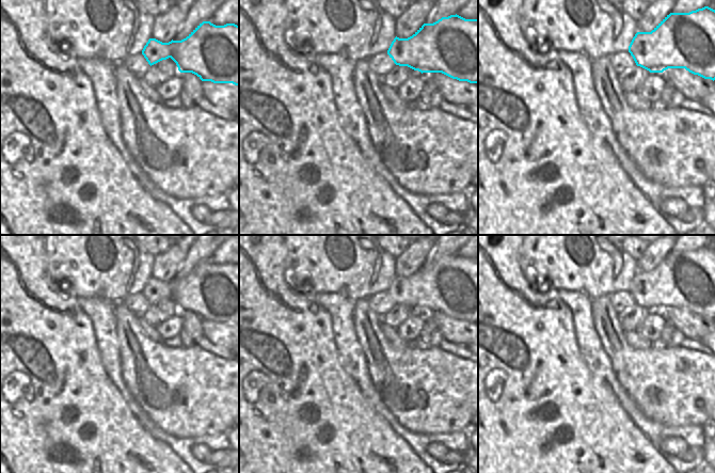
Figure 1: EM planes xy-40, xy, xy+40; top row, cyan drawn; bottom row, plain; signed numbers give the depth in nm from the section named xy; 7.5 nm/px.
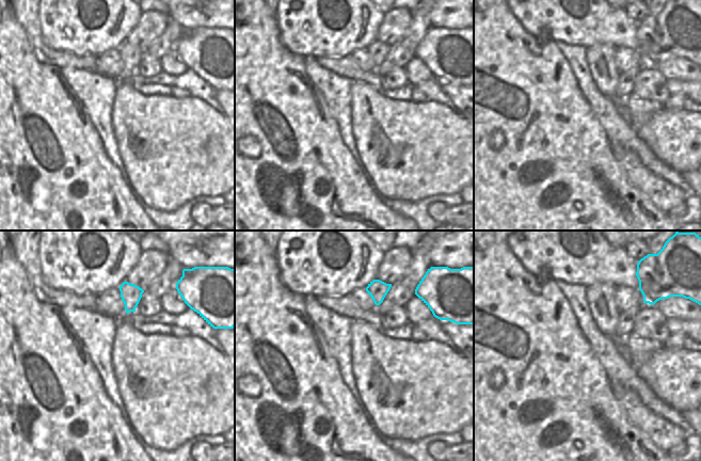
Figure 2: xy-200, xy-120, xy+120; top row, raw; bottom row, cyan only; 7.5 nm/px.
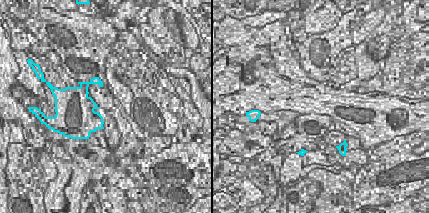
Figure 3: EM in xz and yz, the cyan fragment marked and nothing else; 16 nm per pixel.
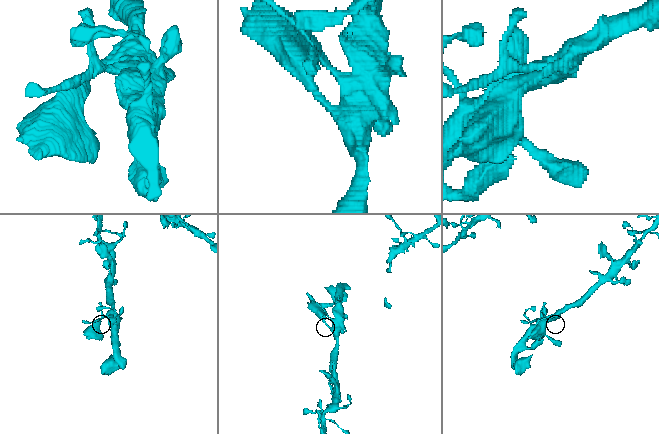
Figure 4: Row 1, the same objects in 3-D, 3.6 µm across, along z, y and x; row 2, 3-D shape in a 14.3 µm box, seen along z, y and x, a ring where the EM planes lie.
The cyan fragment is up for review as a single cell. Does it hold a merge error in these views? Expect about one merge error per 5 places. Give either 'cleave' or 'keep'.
keep

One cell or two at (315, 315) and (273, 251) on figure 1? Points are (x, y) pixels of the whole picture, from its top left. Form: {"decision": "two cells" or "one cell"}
{"decision": "one cell"}

